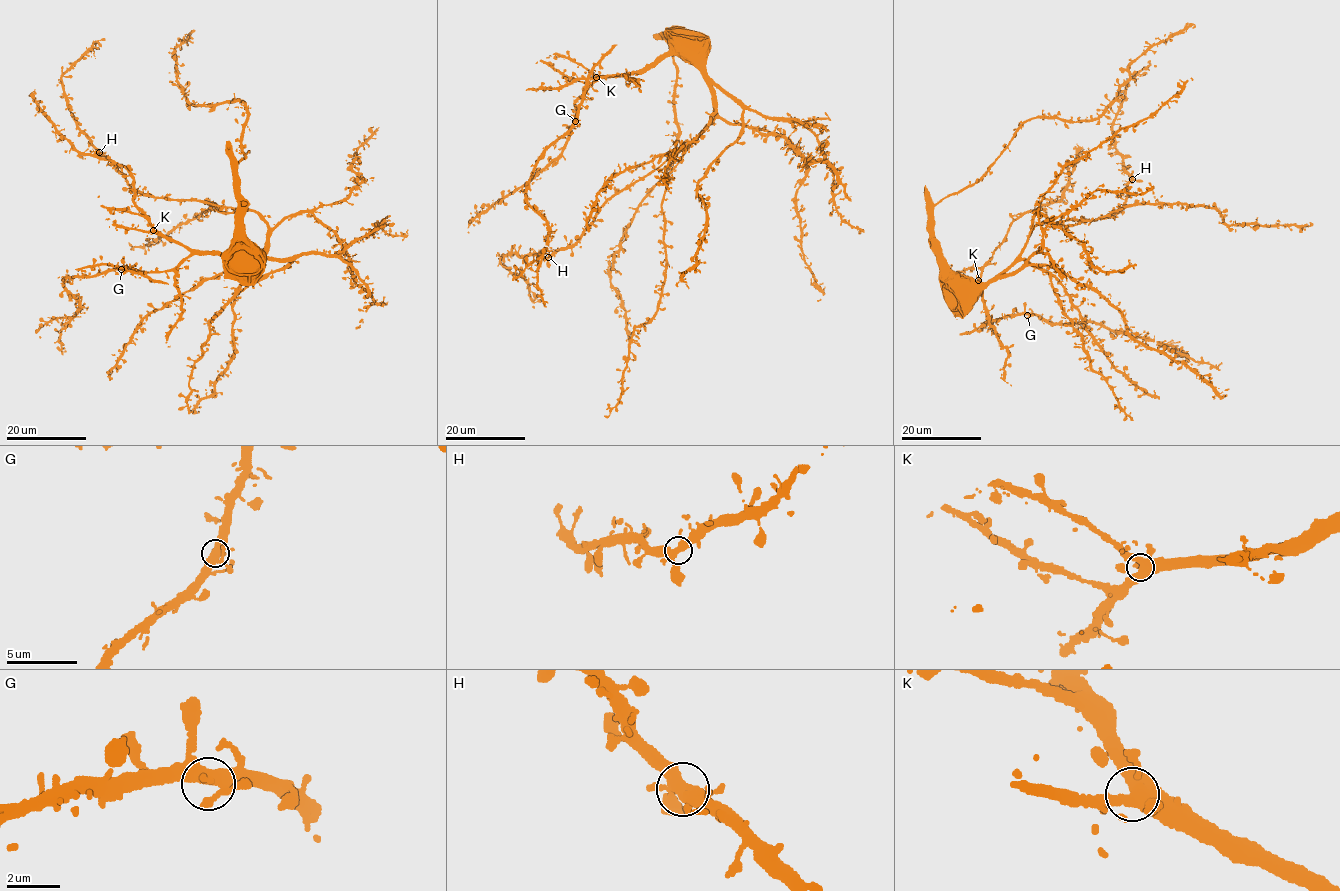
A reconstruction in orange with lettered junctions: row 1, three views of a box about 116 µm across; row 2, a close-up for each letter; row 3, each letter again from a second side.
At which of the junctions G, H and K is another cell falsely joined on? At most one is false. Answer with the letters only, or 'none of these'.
none of these

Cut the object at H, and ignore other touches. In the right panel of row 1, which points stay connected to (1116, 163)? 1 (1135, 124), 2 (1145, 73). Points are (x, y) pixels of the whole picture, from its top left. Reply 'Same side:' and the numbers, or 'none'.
Same side: 2

